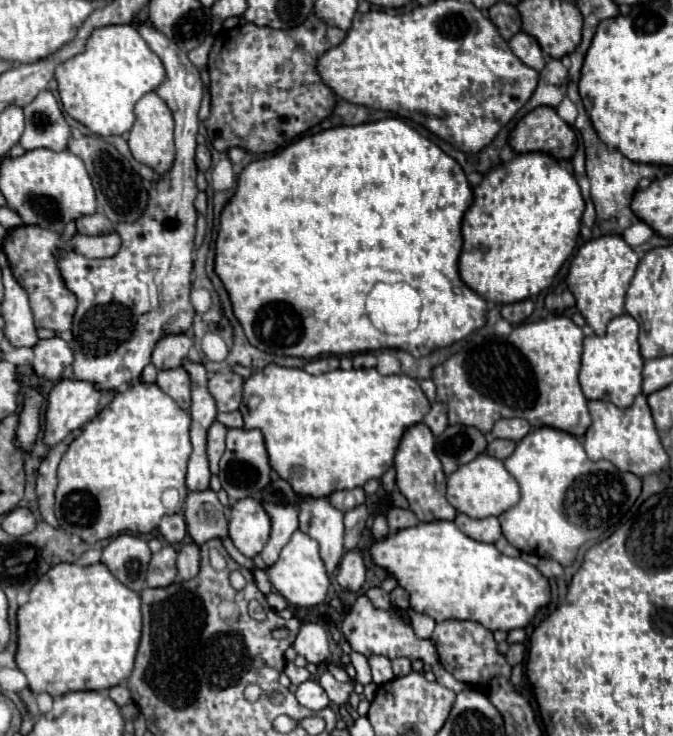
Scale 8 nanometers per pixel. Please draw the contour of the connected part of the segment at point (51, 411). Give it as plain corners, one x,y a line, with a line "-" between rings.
61,380
47,398
43,444
57,446
73,430
83,428
95,414
101,392
93,384
81,380

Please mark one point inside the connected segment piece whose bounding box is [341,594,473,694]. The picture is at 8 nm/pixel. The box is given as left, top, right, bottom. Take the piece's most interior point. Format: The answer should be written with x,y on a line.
369,631

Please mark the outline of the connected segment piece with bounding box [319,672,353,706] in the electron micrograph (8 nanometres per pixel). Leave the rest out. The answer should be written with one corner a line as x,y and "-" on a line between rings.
323,672
323,674
319,676
319,684
321,684
321,688
327,692
329,700
335,702
337,706
345,704
347,698
349,698
349,694
353,692
353,684
351,684
351,682
341,684
341,682
335,680
335,676
333,676
331,672

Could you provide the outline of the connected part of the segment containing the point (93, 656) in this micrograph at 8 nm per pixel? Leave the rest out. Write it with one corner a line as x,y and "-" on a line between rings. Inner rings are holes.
57,564
49,570
49,574
45,574
29,592
29,602
19,606
17,610
17,652
15,652
15,662
17,668
27,676
29,688
35,694
47,692
53,698
63,696
67,692
77,692
77,690
109,690
111,686
117,686
121,682
125,682
131,676
133,670
133,660
135,660
135,652
137,652
137,644
141,638
141,598
139,594
135,594
133,590
129,590
127,586
123,586
109,570
105,564
91,564
91,566
75,566
75,564

